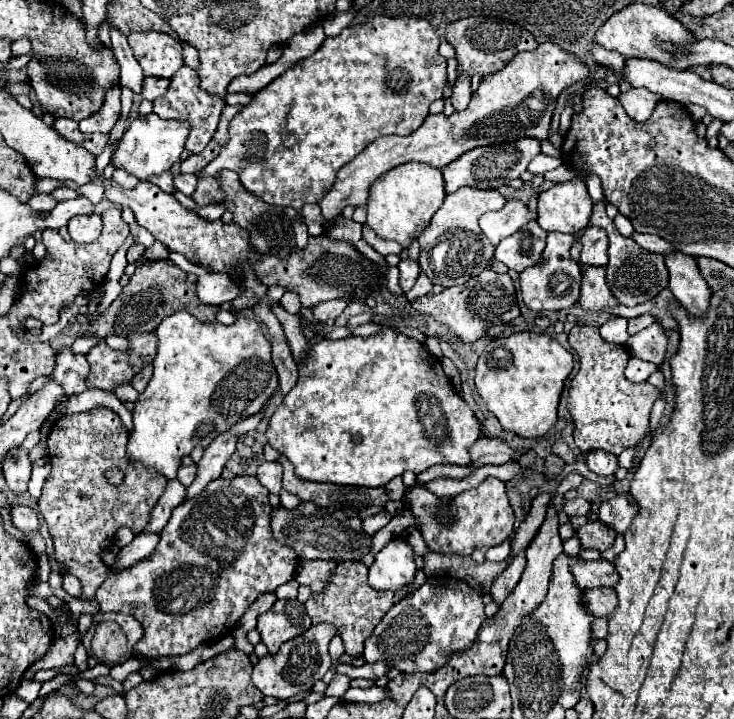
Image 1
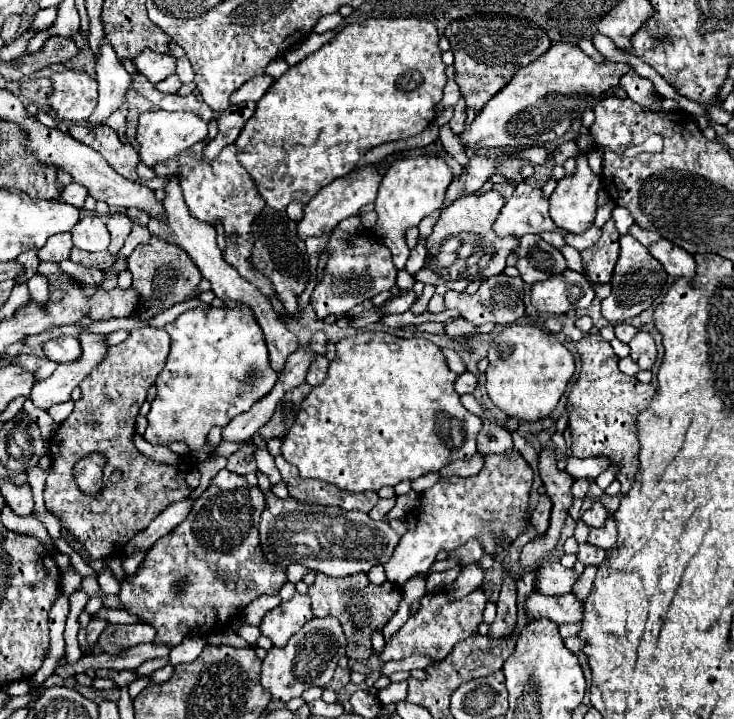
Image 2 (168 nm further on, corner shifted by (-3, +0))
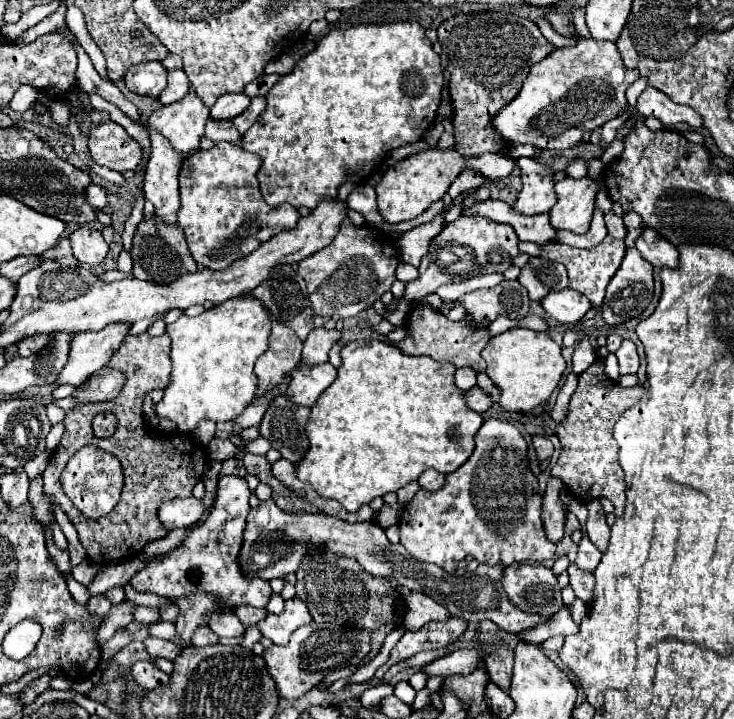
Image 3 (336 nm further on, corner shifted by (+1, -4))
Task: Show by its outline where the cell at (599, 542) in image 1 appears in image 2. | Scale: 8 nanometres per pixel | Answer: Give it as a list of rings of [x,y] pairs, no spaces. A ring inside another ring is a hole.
[[[589,543],[579,545],[577,561],[581,561],[585,567],[587,567],[587,565],[599,565],[603,559],[605,559],[605,551],[603,551],[603,549],[597,549],[597,547],[589,545]]]

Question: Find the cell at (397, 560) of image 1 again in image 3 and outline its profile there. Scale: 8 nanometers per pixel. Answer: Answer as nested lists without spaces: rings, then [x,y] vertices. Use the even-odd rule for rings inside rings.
[[[489,419],[475,435],[473,455],[453,473],[445,477],[445,485],[437,491],[419,489],[409,505],[405,505],[401,521],[401,545],[423,563],[435,563],[453,573],[457,563],[473,555],[479,563],[511,565],[513,561],[545,561],[555,555],[555,543],[545,537],[541,521],[541,495],[537,493],[537,477],[529,469],[527,443],[519,429],[507,421]]]

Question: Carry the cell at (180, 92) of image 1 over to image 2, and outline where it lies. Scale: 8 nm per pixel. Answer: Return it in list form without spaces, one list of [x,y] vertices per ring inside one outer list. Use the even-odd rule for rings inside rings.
[[[179,57],[177,59],[177,75],[183,83],[191,83],[193,81],[193,69],[191,69],[191,63],[187,57]]]

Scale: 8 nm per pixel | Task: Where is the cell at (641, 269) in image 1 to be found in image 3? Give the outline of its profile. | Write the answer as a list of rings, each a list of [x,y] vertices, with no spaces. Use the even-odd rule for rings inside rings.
[[[635,247],[625,251],[623,263],[619,267],[619,271],[613,275],[611,283],[607,285],[607,295],[601,303],[601,317],[607,325],[619,325],[627,319],[639,317],[651,303],[653,299],[653,265],[647,263]]]

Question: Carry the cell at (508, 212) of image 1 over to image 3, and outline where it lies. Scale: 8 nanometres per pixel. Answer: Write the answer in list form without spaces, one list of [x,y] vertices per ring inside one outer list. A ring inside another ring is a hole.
[[[529,157],[517,159],[523,169],[523,189],[513,205],[521,215],[541,215],[549,213],[557,201],[553,191],[553,171],[547,165],[541,165]]]

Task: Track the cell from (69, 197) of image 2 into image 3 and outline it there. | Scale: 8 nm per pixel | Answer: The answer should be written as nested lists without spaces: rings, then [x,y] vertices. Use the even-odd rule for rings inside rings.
[[[95,183],[89,185],[89,189],[85,189],[85,201],[89,201],[89,205],[103,209],[107,205],[107,191],[105,187],[99,187]]]

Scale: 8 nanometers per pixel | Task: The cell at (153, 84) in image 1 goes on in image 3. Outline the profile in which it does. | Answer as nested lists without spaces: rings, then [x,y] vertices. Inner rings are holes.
[[[173,69],[169,71],[169,77],[167,77],[167,87],[161,91],[159,95],[159,101],[163,105],[169,105],[169,103],[175,103],[179,99],[183,99],[189,91],[189,79],[185,75],[183,69]]]

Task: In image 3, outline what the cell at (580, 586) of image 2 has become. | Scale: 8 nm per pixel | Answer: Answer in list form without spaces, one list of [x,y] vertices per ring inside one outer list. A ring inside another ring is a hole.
[[[575,599],[567,609],[569,609],[569,615],[573,617],[575,623],[579,623],[587,615],[587,603],[581,601],[581,599]]]

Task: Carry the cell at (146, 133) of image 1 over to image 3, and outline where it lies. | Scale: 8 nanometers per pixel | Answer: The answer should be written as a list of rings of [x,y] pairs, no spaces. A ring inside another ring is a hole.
[[[189,93],[181,101],[165,105],[151,113],[147,119],[147,127],[163,133],[173,149],[189,155],[199,149],[207,117],[209,109],[195,93]]]

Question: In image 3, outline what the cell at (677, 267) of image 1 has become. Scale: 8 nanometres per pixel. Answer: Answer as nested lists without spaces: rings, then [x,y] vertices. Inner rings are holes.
[[[645,227],[643,235],[637,239],[635,247],[639,249],[641,257],[645,257],[645,261],[649,261],[653,267],[673,267],[679,263],[679,253],[677,247],[671,245],[669,241],[665,241],[659,233],[655,233],[653,229]]]

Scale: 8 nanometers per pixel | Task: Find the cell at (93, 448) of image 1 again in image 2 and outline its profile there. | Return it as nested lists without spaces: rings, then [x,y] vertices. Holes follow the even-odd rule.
[[[143,327],[143,329],[133,329],[131,335],[115,345],[109,347],[109,355],[101,361],[101,365],[97,369],[93,369],[93,373],[89,373],[79,389],[81,389],[81,399],[75,401],[75,409],[73,413],[59,425],[57,433],[51,437],[51,473],[47,477],[45,483],[45,507],[49,513],[53,513],[67,529],[69,533],[73,533],[83,547],[89,551],[89,555],[93,559],[105,559],[111,555],[121,555],[125,545],[141,531],[147,529],[149,521],[153,521],[153,517],[157,517],[165,507],[169,507],[171,503],[179,501],[179,499],[187,499],[191,495],[191,487],[185,483],[187,473],[195,467],[195,463],[189,459],[179,459],[175,465],[165,465],[165,463],[157,463],[149,457],[145,457],[133,443],[133,435],[135,435],[135,419],[139,415],[139,407],[146,401],[147,389],[155,383],[157,375],[161,373],[167,355],[169,355],[169,335],[165,329],[153,329],[153,327]],[[89,451],[101,451],[107,457],[107,465],[103,469],[103,491],[97,497],[87,497],[83,495],[75,481],[73,481],[73,465],[83,459]],[[119,471],[121,479],[117,483],[111,483],[109,477]]]

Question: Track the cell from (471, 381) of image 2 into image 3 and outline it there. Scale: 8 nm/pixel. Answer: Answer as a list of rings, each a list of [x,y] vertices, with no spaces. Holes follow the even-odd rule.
[[[471,387],[469,391],[465,391],[465,403],[469,405],[469,409],[477,411],[477,413],[483,413],[491,407],[491,399],[489,395],[481,389],[481,387]]]

